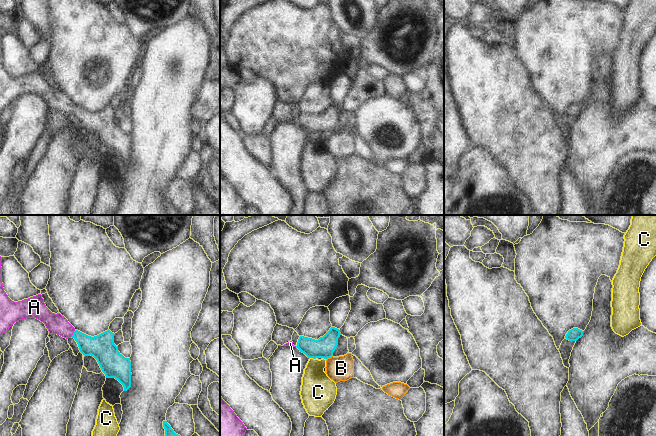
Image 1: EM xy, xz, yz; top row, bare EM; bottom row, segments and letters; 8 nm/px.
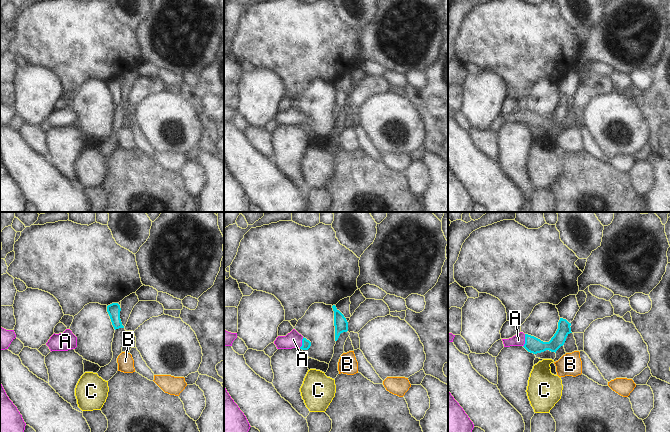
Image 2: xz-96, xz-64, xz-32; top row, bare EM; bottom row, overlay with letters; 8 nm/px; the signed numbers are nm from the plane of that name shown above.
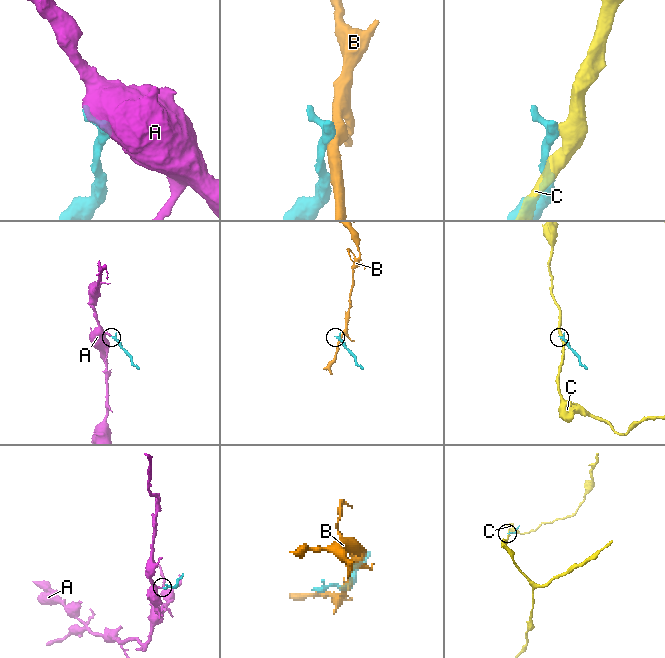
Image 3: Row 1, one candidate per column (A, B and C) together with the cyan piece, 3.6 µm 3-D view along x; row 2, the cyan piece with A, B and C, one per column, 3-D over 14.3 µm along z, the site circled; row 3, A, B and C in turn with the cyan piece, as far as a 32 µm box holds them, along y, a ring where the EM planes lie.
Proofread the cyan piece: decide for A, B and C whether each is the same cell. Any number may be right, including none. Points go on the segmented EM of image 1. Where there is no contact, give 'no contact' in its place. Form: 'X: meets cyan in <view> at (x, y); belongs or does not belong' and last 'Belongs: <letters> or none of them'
A: meets cyan in xy at (73, 333); belongs
B: meets cyan in xz at (329, 357); does not belong
C: meets cyan in xz at (313, 358); does not belong
Belongs: A

